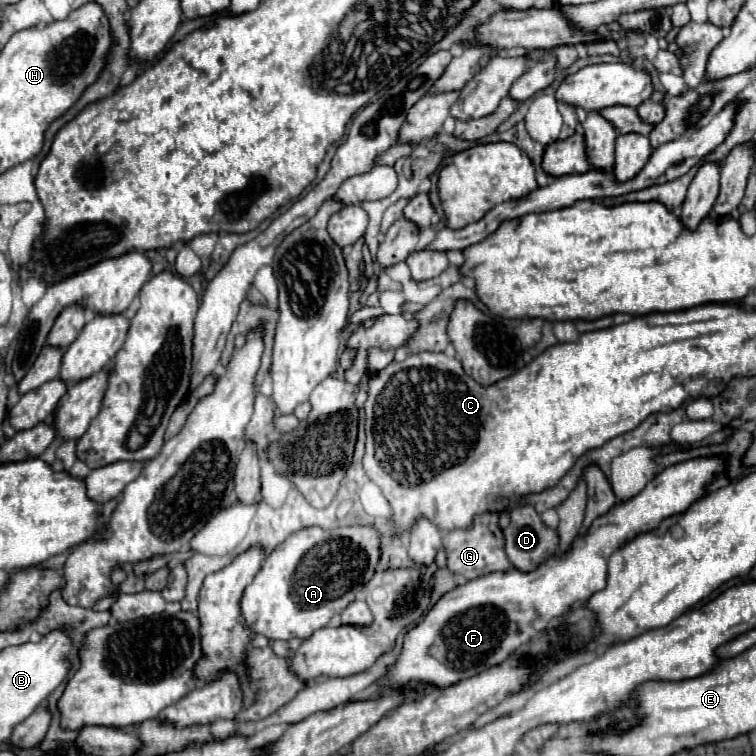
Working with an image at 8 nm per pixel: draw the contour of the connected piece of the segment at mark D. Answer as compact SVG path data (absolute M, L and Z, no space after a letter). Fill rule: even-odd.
M514 507L510 511L510 525L504 531L506 555L514 569L526 573L534 571L542 561L558 549L558 535L546 527L534 507Z

